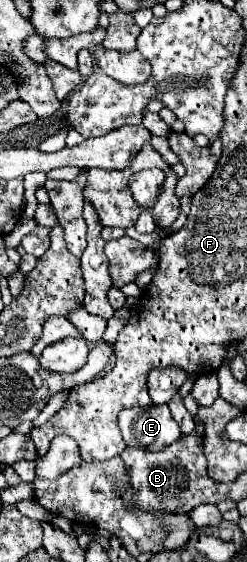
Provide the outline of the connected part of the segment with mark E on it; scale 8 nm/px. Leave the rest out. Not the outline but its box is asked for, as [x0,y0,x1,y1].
[118,405,182,453]

